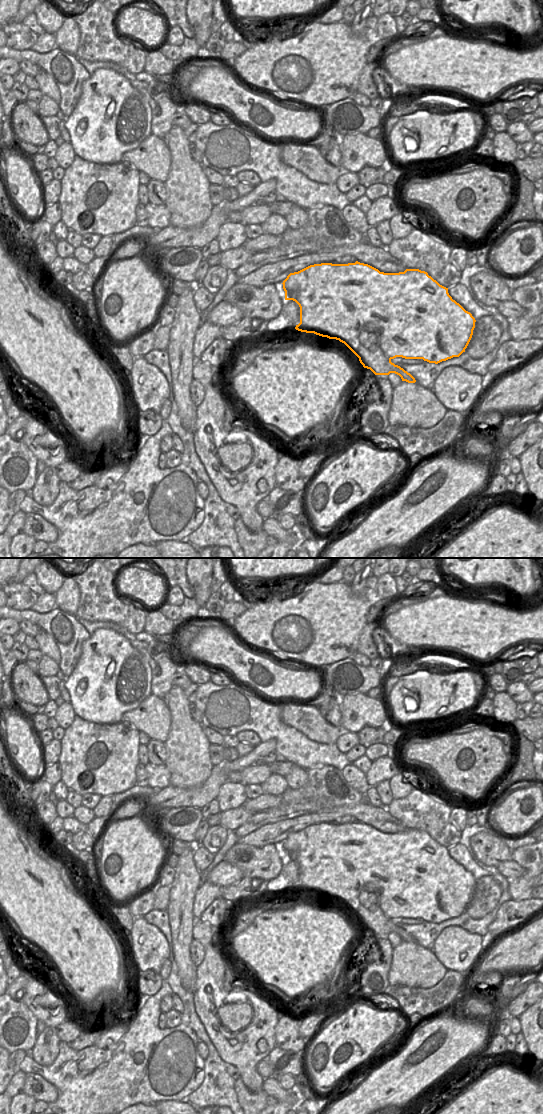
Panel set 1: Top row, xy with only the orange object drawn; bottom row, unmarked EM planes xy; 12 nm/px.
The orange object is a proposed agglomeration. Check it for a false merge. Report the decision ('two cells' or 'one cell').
two cells

